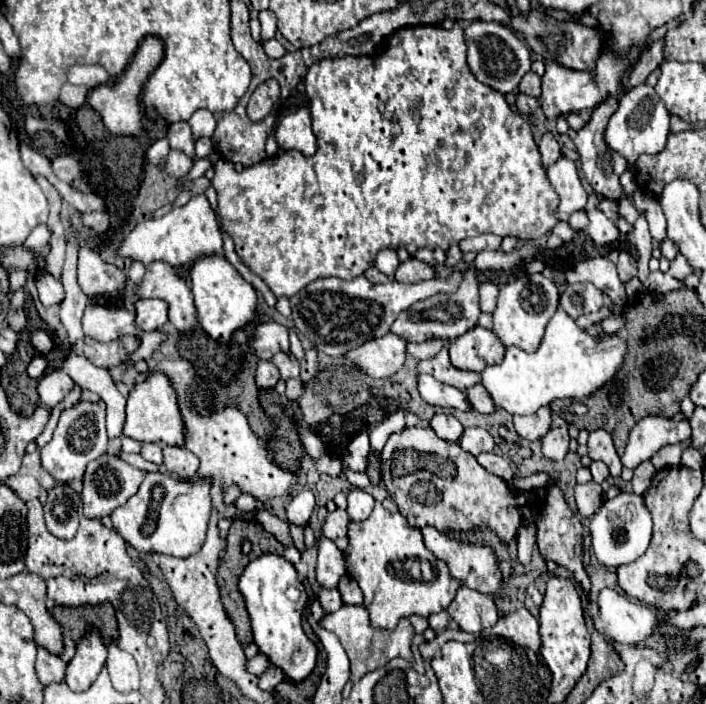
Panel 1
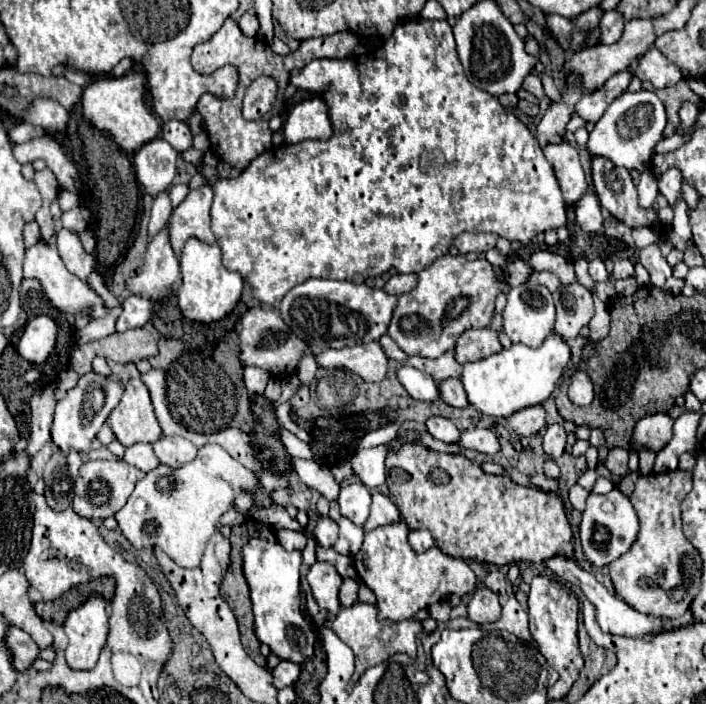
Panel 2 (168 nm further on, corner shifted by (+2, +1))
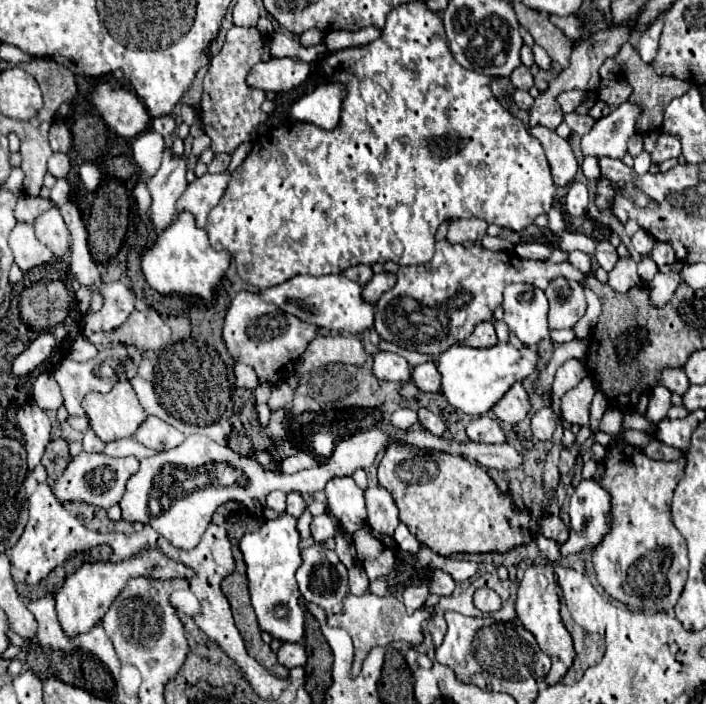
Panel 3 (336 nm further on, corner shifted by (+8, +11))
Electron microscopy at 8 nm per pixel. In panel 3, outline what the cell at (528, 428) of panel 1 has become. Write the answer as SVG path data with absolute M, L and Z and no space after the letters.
M514 384L510 392L506 392L506 396L492 408L492 412L502 422L508 422L508 424L522 422L530 412L530 400L522 384Z

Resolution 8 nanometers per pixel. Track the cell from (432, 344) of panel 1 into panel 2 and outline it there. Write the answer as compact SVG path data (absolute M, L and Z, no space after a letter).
M384 334L384 336L380 338L380 346L382 346L384 354L386 354L388 358L392 358L392 360L404 362L404 358L408 358L408 356L396 346L396 342L392 342L392 338L388 338L388 334Z

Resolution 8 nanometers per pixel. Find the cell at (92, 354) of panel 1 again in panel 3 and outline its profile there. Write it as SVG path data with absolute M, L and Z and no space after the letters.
M152 308L144 310L144 312L138 312L134 310L130 314L130 318L126 320L126 324L122 324L120 328L112 330L112 332L104 332L104 334L94 334L92 338L94 344L132 344L132 346L138 346L142 350L162 350L168 342L170 342L170 328L166 326L166 322L160 318L160 314Z

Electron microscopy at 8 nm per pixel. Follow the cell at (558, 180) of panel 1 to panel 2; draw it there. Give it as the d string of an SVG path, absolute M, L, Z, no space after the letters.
M568 142L548 144L548 146L544 146L544 156L554 166L554 172L556 172L556 178L562 188L566 204L570 204L570 206L576 204L580 200L580 196L584 194L584 190L588 188L576 148L572 148Z

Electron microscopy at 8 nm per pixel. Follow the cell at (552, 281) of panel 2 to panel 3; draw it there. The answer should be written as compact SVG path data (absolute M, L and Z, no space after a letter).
M448 240L436 242L436 254L430 262L402 266L396 276L396 286L384 292L376 302L378 310L374 328L384 340L424 354L446 352L450 346L464 340L476 324L492 320L496 306L502 304L506 284L526 282L544 290L550 280L558 276L578 282L582 280L582 274L570 262L550 264L522 260L516 256L516 252L490 252L478 242L468 250L460 244L454 246Z

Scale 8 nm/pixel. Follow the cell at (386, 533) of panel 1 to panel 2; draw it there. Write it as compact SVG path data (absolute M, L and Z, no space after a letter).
M398 522L396 526L384 526L364 534L364 544L354 556L354 568L362 582L376 594L380 618L404 620L412 618L418 610L428 608L434 602L446 600L450 594L472 594L476 588L476 576L468 562L444 554L440 548L430 548L424 554L416 554L408 546L408 526Z

